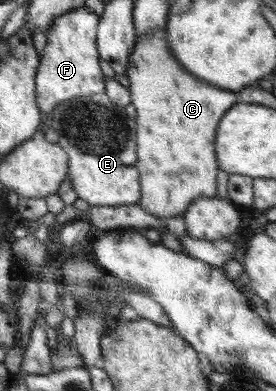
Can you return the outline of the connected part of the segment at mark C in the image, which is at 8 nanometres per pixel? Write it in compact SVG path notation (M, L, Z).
M165 31L142 33L136 38L136 46L130 53L130 63L125 74L130 82L131 103L136 109L136 142L137 162L139 171L141 208L165 223L170 217L184 216L187 207L198 198L218 197L216 190L216 156L214 156L214 136L216 126L224 112L232 108L239 100L231 90L222 90L198 79L186 70L179 62L168 45Z

